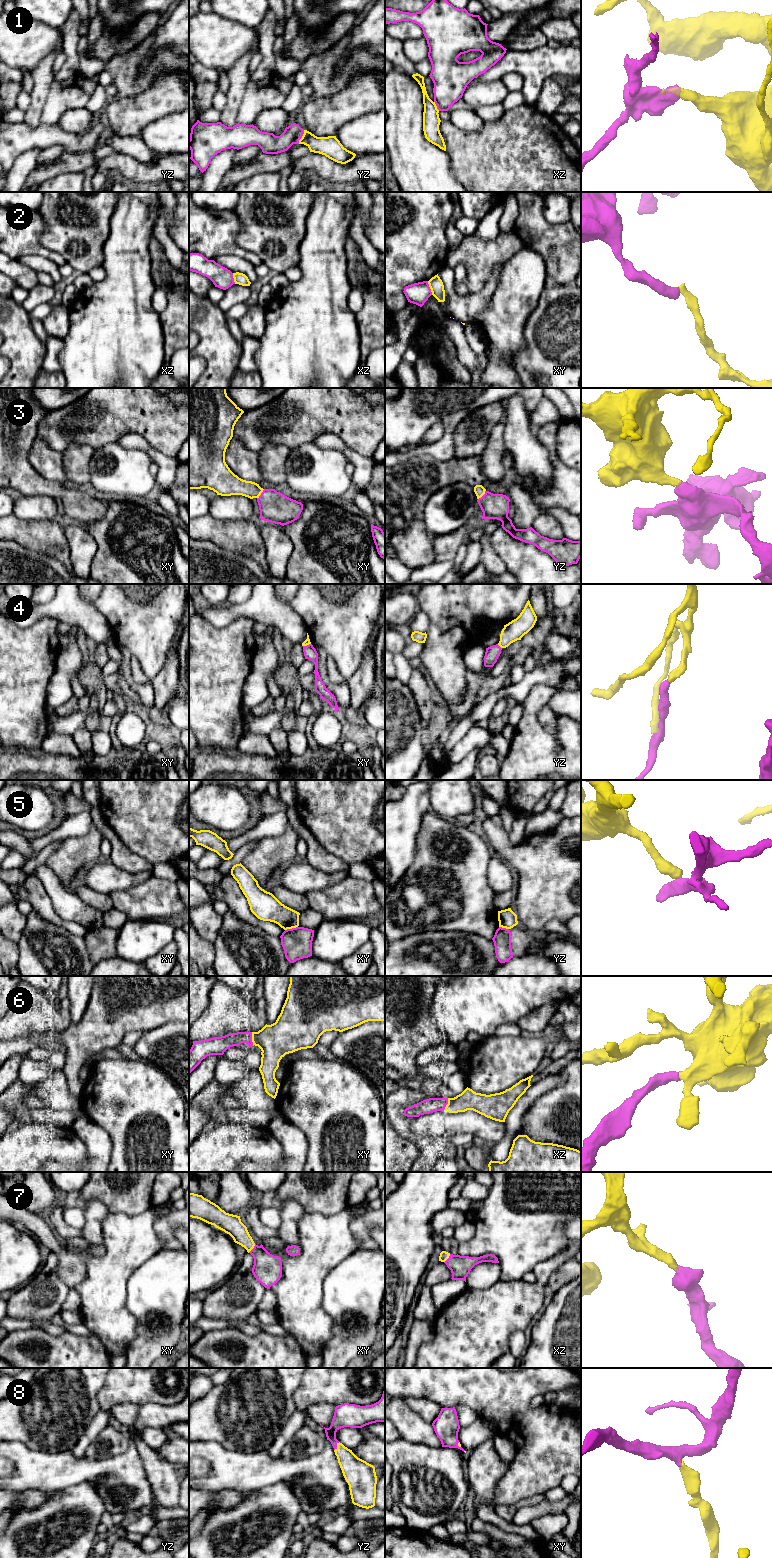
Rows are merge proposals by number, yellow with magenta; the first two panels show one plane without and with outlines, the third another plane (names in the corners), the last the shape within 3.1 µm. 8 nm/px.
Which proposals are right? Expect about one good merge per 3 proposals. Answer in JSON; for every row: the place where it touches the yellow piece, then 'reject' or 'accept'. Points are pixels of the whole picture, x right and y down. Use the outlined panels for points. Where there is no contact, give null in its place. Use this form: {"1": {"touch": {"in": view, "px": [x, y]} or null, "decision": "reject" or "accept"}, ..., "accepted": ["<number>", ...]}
{"1": {"touch": {"in": "yz", "px": [302, 137]}, "decision": "reject"}, "2": {"touch": {"in": "xy", "px": [430, 288]}, "decision": "reject"}, "3": {"touch": {"in": "xy", "px": [260, 494]}, "decision": "accept"}, "4": {"touch": {"in": "yz", "px": [499, 645]}, "decision": "reject"}, "5": {"touch": {"in": "xy", "px": [291, 928]}, "decision": "reject"}, "6": {"touch": {"in": "xy", "px": [252, 1038]}, "decision": "accept"}, "7": {"touch": {"in": "xy", "px": [252, 1248]}, "decision": "accept"}, "8": {"touch": {"in": "yz", "px": [337, 1446]}, "decision": "accept"}, "accepted": ["3", "6", "7", "8"]}

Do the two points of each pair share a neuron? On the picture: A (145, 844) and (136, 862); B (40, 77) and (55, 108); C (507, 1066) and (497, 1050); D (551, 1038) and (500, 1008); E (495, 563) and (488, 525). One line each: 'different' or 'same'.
A: different
B: different
C: same
D: different
E: same

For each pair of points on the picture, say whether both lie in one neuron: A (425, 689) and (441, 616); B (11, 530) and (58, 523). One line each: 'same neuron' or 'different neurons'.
A: different neurons
B: same neuron

